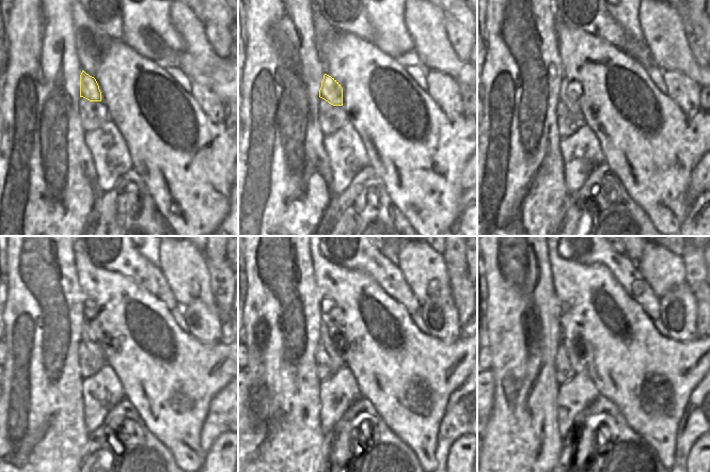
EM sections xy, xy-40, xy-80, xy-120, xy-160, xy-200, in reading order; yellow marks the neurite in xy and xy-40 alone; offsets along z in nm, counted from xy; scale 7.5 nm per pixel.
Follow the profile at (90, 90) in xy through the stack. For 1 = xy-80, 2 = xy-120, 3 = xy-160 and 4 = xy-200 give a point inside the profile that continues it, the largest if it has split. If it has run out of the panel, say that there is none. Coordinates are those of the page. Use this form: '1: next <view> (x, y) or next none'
1: next xy-80 (569, 94)
2: next xy-120 (94, 342)
3: next xy-160 (335, 345)
4: next xy-200 (577, 349)

